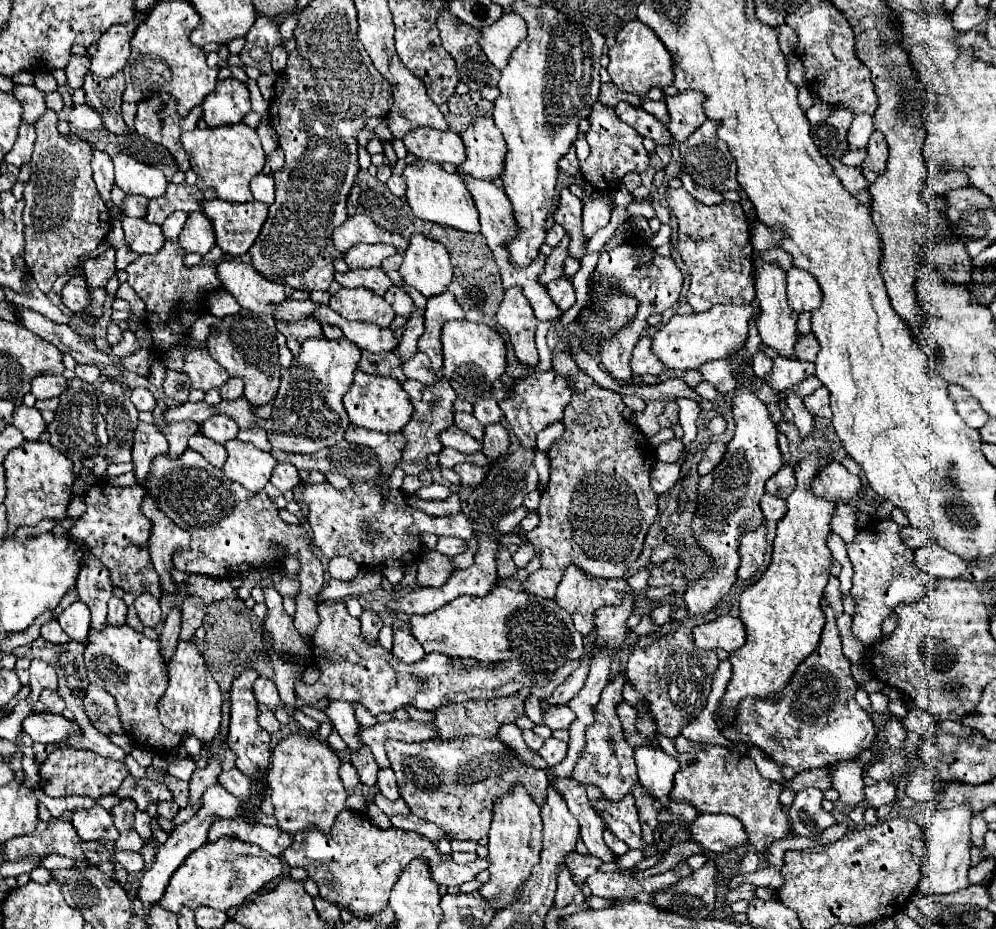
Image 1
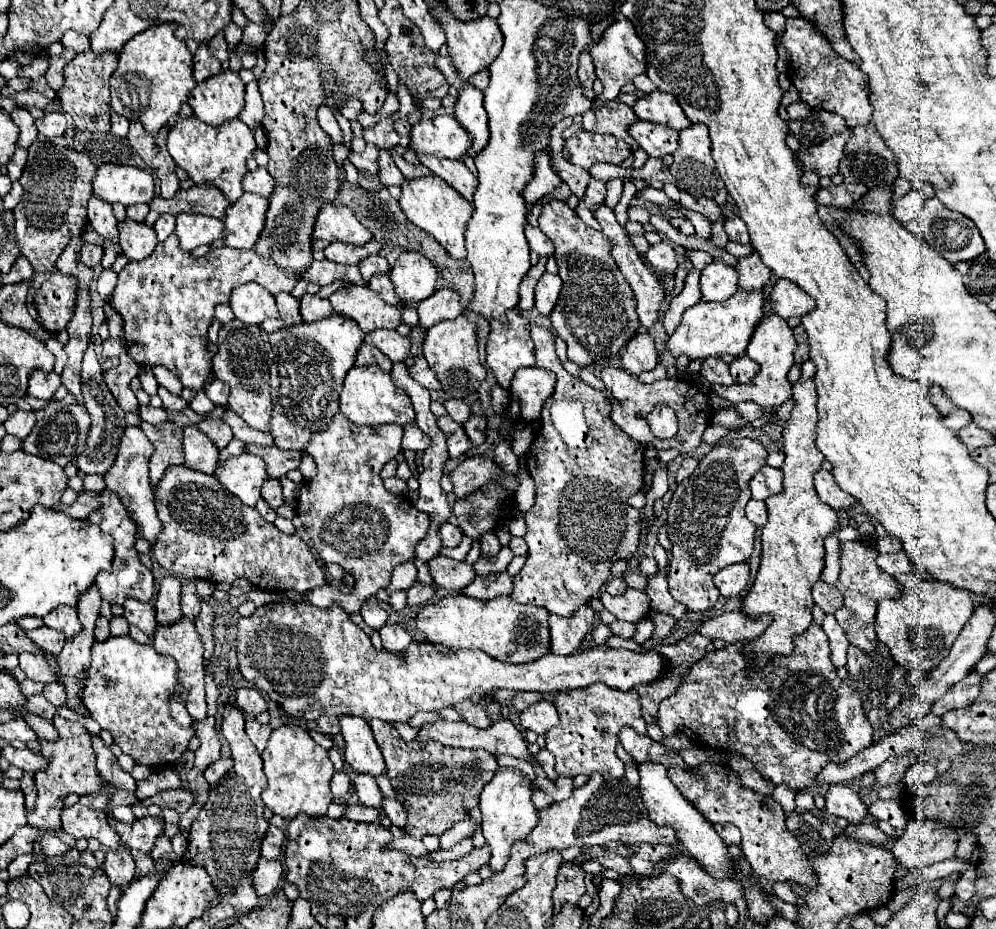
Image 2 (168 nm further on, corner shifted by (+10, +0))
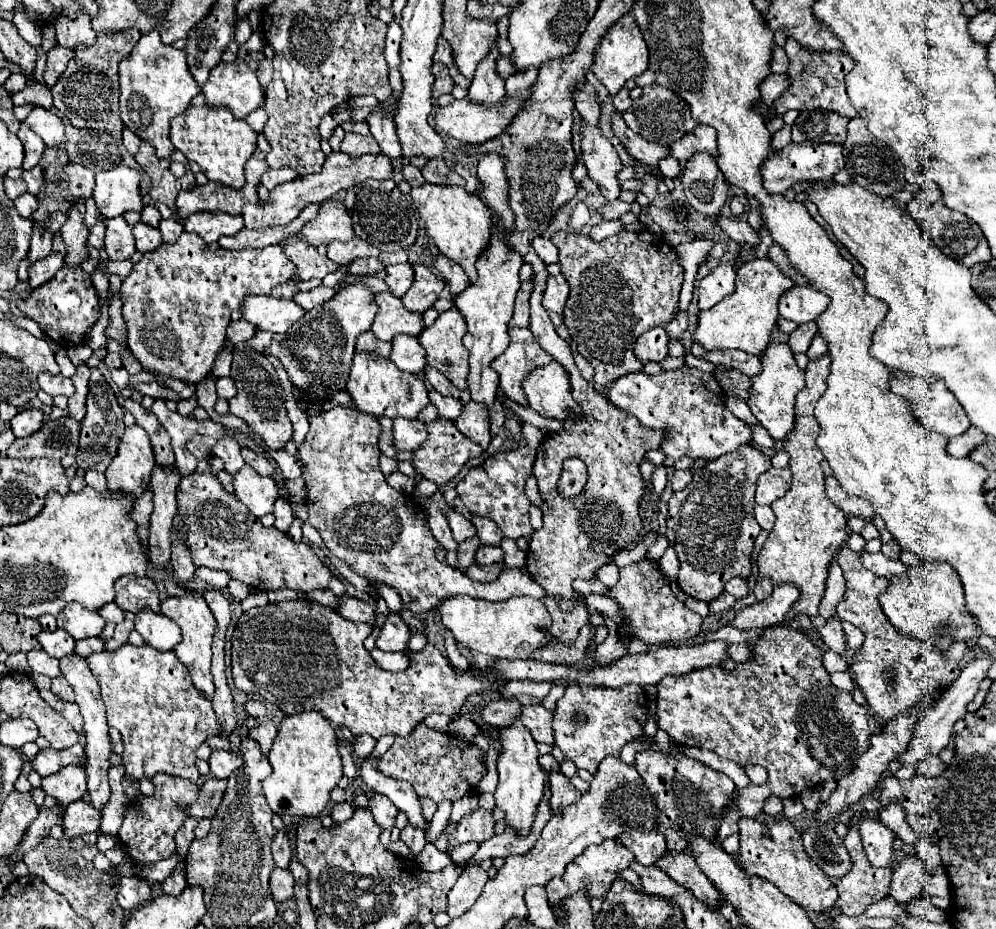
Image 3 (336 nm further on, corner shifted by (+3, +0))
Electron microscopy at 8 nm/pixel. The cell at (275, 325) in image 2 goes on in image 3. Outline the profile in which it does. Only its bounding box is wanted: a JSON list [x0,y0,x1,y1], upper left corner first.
[270,280,298,300]

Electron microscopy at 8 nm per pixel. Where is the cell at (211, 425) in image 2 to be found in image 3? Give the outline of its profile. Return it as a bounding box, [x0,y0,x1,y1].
[214,438,244,476]

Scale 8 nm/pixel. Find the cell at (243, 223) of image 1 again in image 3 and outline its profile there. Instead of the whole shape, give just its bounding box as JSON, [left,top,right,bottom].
[242,152,394,230]

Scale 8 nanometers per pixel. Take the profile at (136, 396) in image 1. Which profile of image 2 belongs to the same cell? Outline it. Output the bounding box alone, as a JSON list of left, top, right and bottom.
[139,406,169,424]

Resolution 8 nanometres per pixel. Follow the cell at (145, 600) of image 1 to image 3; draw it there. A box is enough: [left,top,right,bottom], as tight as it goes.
[136,610,182,652]

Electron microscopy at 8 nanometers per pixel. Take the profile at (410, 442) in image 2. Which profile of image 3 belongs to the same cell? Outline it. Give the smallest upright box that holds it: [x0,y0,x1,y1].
[392,418,426,450]

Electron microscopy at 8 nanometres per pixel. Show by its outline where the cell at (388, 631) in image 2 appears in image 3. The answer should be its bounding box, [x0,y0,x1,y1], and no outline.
[376,614,408,652]

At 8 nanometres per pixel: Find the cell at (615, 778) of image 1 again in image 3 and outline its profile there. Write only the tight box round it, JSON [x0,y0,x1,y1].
[552,684,648,774]

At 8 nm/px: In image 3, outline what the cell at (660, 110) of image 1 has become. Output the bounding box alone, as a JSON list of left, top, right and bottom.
[614,88,632,114]

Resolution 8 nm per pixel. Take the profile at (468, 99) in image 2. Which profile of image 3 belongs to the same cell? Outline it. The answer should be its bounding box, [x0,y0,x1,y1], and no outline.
[468,42,506,104]

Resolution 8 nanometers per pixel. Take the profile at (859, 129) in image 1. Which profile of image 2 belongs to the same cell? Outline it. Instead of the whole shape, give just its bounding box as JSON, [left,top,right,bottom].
[799,128,851,176]

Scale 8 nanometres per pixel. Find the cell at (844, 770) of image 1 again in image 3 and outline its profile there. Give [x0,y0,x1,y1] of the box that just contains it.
[858,818,896,868]

